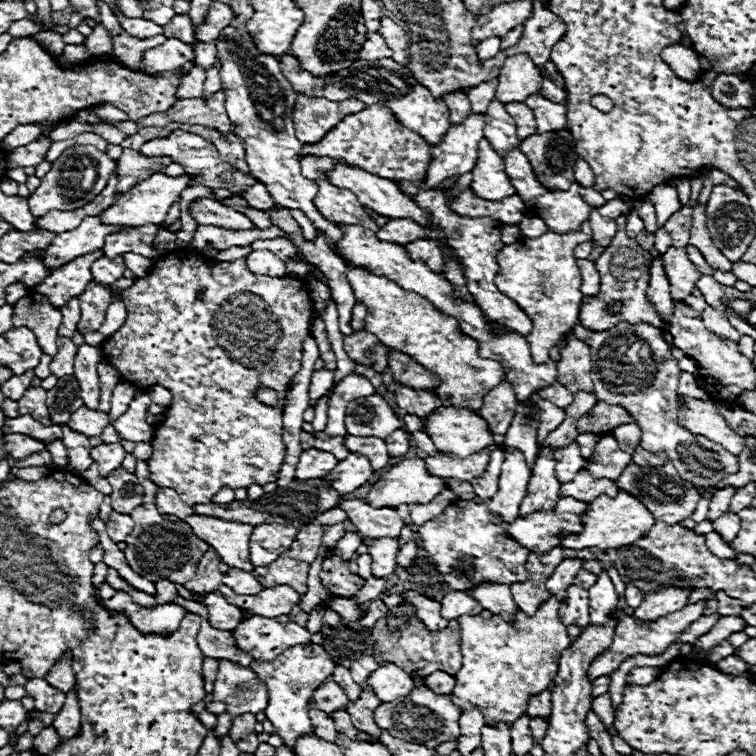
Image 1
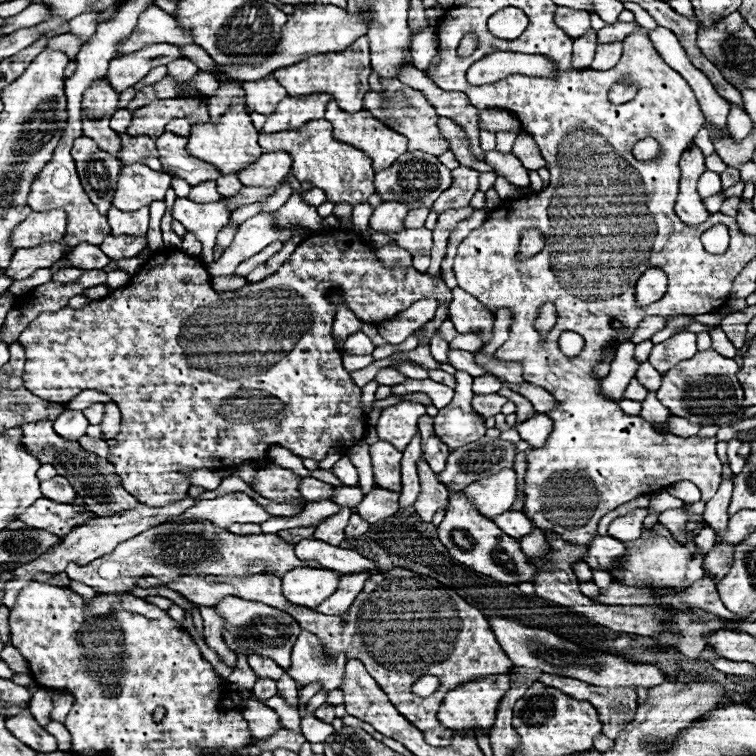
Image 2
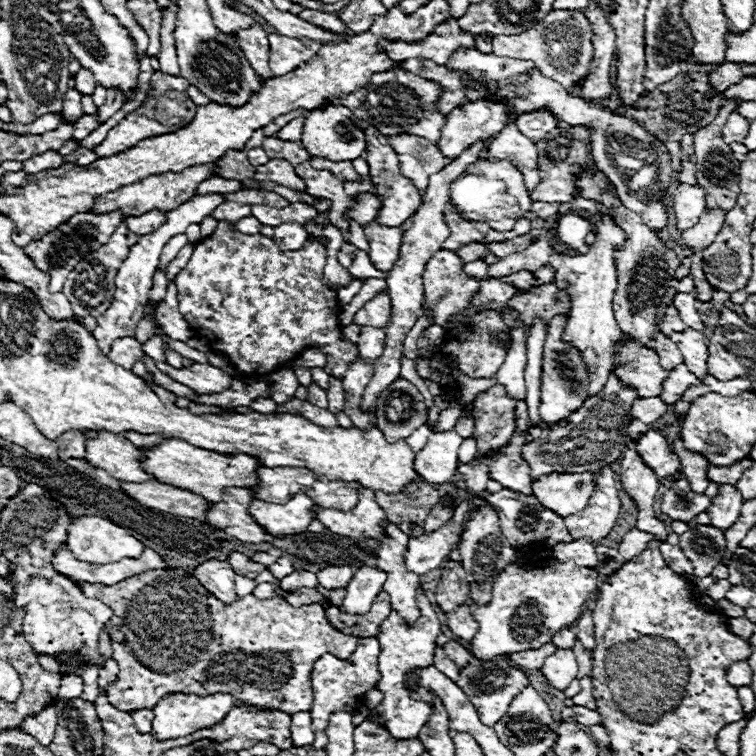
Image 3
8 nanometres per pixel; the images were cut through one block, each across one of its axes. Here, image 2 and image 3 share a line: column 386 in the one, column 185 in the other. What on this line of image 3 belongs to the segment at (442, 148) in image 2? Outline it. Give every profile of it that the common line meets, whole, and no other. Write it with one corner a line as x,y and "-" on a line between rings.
156,72
152,76
152,90
150,90
148,98
144,100
144,104
138,110
134,110
132,114
128,114
118,126
114,126
108,132
108,136
104,138
104,142
94,148
94,152
98,156
112,156
112,154
118,154
118,152
124,152
124,150
136,146
140,140
170,134
170,132
184,128
186,124
190,124
196,116
196,104
190,100
190,96
186,92
188,86
190,86
188,80
182,76
166,76
162,72

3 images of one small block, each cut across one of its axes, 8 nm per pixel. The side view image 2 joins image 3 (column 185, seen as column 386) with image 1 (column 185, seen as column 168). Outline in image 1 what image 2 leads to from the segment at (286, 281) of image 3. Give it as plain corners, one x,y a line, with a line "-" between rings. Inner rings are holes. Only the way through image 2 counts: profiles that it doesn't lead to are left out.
174,250
174,252
168,252
168,256
164,256
162,260
156,260
152,270
148,272
148,276
136,280
136,284
132,284
128,290
124,290
120,300
126,304
128,318
126,318
124,326
104,342
106,362
112,364
124,380
132,382
138,388
148,388
148,386
160,384
172,392
172,404
164,410
164,418
162,418
162,422
156,424
158,430
154,430
154,440
150,442
154,448
152,456
148,458
150,480
158,486
174,488
182,496
182,500
190,506
210,502
210,496
214,496
222,486
236,490
236,488
248,488
252,484
264,486
264,484
276,482
282,460
284,460
284,452
286,452
286,446
282,440
282,408
284,408
282,400
286,396
286,388
290,384
290,378
300,370
302,340
308,336
310,320
312,320
312,300
308,296
308,284
298,280
298,278
292,278
292,276
284,276
284,278
256,276
248,270
244,258
238,258
232,262
208,262
198,252
-
258,384
270,386
272,390
278,392
278,404
276,406
266,406
252,396
252,392

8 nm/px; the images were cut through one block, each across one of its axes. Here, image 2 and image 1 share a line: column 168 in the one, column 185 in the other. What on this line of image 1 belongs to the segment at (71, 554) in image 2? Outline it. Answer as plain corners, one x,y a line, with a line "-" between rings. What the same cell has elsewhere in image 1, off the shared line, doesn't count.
158,486
158,490
156,490
156,506
158,506
158,510
162,514
174,514
174,516
178,516
182,520
186,520
186,516
194,514
194,508
188,506
188,504
184,504
180,500
178,492
174,492
172,488

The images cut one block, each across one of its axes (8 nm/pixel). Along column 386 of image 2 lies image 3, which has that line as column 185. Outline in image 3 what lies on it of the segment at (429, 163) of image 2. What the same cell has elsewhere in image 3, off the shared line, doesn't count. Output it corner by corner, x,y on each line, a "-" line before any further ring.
200,164
200,166
190,166
182,172
166,172
166,174
158,174
158,176
148,176
146,180
140,180
138,184
130,184
126,188
118,188
114,192
108,192
106,196
98,196
98,200
94,202
94,208
90,212
94,214
106,214
106,212
114,212
120,210
124,216
140,216
146,214
150,210
162,210
162,212
170,212
176,206
180,206
182,202
190,200
196,194
196,188
202,180
208,180
216,176
216,164

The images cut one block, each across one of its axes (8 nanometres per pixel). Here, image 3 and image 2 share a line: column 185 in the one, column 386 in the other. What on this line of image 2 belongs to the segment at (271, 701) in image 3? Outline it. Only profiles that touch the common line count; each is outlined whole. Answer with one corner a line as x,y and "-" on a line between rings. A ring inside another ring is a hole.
392,568
388,572
372,574
364,590
356,596
350,610
342,616
318,614
312,608
300,608
288,602
282,594
282,580
268,574
248,578
180,576
176,584
166,586
176,590
196,606
216,606
226,596
238,596
244,600
264,602
294,616
294,620
302,628
308,628
312,634
318,636
328,656
334,658
342,652
346,654
346,658
358,658
366,666
370,676
380,684
380,688
390,696
390,702
396,706
396,710
416,728
420,728
426,736
426,742
432,746
448,746
452,738
448,728
444,728
436,720
446,692
458,688
458,684
466,684
468,680
508,674
514,668
514,664
500,648
494,632
490,630
488,618
482,614
482,610
468,604
452,588
404,568
-
424,674
434,674
442,682
434,698
416,698
412,694
414,680

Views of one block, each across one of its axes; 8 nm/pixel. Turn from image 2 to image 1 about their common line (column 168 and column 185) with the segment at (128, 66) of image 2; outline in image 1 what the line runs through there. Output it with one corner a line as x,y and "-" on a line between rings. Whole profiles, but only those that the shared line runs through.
176,38
167,39
156,48
148,48
142,54
140,70
142,72
166,72
194,60
192,44
184,44

